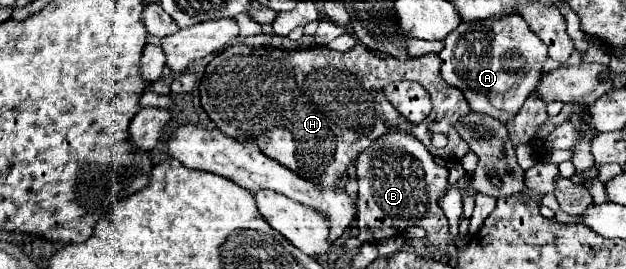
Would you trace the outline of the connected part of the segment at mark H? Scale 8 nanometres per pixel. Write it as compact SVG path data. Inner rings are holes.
M238 43L218 53L208 63L200 83L200 99L204 111L222 133L240 143L256 143L264 155L314 183L340 183L342 173L348 169L350 161L358 157L358 151L394 125L402 125L406 131L414 133L432 155L446 159L456 157L456 161L460 161L464 153L468 153L468 145L454 127L460 115L466 115L468 103L460 89L448 87L442 81L436 53L398 61L394 57L382 59L362 45L340 53L324 45L274 49ZM402 79L418 81L432 97L434 109L420 125L402 121L382 95L386 83ZM432 133L444 133L448 145L438 151L430 143Z

